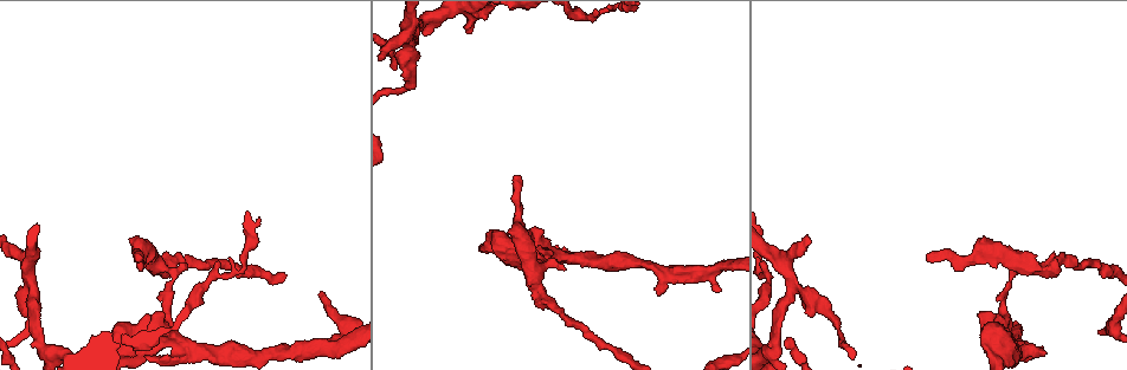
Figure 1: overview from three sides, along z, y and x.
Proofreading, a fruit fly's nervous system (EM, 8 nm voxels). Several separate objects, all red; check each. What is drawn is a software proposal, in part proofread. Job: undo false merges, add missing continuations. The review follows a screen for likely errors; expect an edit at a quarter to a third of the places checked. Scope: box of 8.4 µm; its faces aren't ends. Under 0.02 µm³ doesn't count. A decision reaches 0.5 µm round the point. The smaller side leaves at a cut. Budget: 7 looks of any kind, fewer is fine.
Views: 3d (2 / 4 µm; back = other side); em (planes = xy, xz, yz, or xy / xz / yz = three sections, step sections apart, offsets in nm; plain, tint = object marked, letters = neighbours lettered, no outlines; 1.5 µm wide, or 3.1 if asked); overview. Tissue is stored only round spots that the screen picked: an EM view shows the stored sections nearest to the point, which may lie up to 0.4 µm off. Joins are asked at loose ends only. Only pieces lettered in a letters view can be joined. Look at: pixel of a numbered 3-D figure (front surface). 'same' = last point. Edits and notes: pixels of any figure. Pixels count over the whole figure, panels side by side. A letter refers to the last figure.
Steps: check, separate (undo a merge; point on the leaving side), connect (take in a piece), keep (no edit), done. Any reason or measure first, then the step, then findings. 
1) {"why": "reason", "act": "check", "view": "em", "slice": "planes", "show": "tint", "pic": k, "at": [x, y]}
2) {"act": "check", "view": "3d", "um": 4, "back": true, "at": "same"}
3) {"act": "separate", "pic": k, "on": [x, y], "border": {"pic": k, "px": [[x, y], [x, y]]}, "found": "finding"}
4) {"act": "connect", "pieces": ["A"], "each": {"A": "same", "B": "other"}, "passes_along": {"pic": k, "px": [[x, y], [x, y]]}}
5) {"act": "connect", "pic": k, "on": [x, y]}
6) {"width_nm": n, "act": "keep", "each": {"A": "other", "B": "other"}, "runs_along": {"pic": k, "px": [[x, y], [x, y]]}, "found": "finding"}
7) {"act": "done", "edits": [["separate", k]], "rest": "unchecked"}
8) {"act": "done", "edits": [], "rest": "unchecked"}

{"why": "arms part here", "act": "check", "view": "em", "slice": "xy", "step": 8, "show": "tint", "pic": 1, "at": [36, 299]}

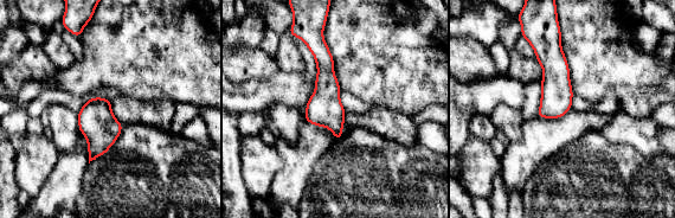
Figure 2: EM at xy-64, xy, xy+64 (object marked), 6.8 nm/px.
{"act": "check", "view": "em", "slice": "planes", "show": "letters", "at": "same"}

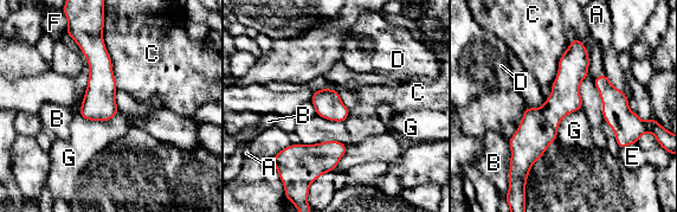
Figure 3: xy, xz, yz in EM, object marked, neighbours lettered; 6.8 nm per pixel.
{"act": "keep", "each": {"A": "other", "B": "other", "C": "other", "D": "other", "E": "other", "F": "other", "G": "other"}, "border": {"pic": 3, "px": [[118, 109], [109, 120], [79, 114]]}, "found": "all the same neuron"}

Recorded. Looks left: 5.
{"why": "sharp bend", "act": "check", "view": "3d", "um": 2, "pic": 1, "at": [554, 256]}

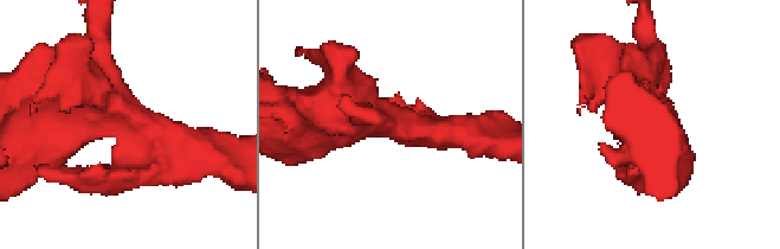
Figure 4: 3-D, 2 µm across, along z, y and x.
{"arm_widths_nm": [260, 360], "act": "check", "view": "em", "slice": "planes", "show": "tint", "pic": 4, "at": [399, 134]}

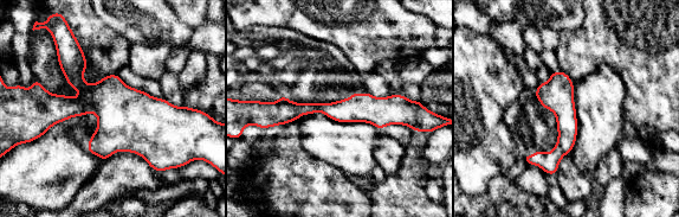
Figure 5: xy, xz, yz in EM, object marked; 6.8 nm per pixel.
{"why": "see the neighbours", "act": "check", "view": "em", "slice": "planes", "show": "letters", "at": "same"}

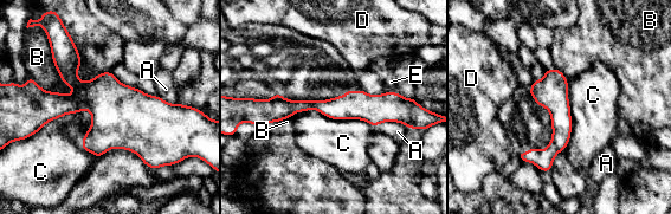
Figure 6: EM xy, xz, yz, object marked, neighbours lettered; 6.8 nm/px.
{"width_nm": 190, "act": "keep", "each": {"A": "other", "B": "other", "C": "other", "D": "other", "E": "other"}, "runs_along": {"pic": 6, "px": [[263, 104], [394, 108], [405, 116]]}, "found": "continuous, no second neuron"}

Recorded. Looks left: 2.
{"why": "an open end", "act": "check", "view": "em", "um": 3.1, "slice": "xy", "step": 16, "show": "tint", "pic": 1, "at": [1043, 355]}

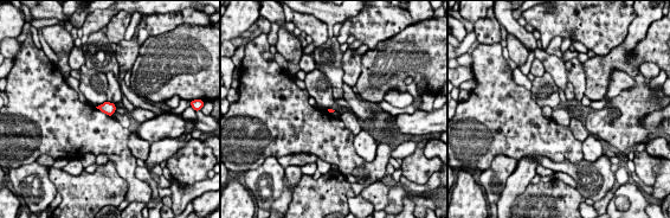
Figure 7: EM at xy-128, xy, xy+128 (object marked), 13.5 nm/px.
{"why": "cut it another way", "act": "check", "view": "em", "um": 3.1, "slice": "planes", "show": "letters", "at": "same"}

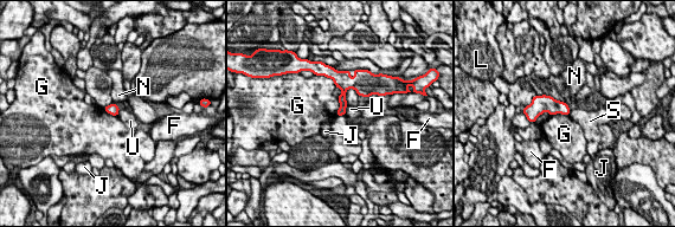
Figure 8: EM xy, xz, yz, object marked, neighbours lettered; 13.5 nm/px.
{"act": "keep", "each": {"F": "other", "G": "other", "J": "other", "L": "other", "N": "other", "S": "other", "U": "other"}, "found": "no lettered piece goes on from it"}

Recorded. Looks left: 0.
{"act": "done", "edits": [], "rest": "unchecked"}

